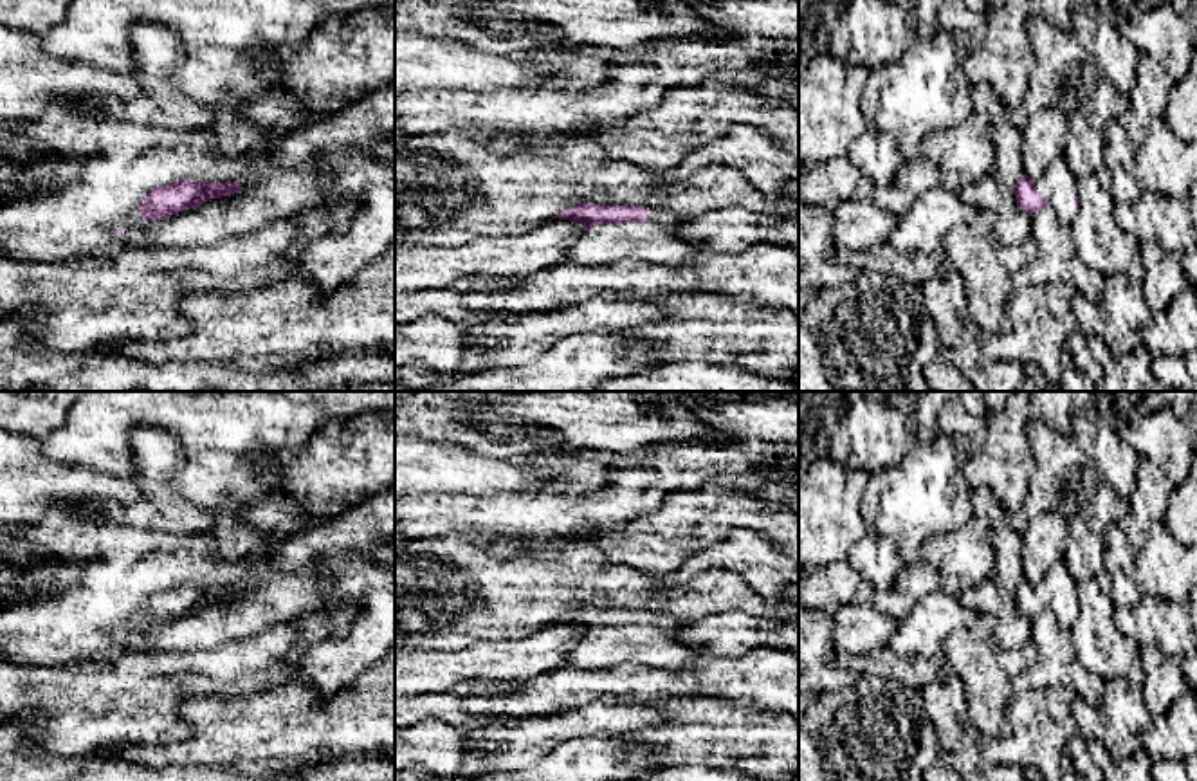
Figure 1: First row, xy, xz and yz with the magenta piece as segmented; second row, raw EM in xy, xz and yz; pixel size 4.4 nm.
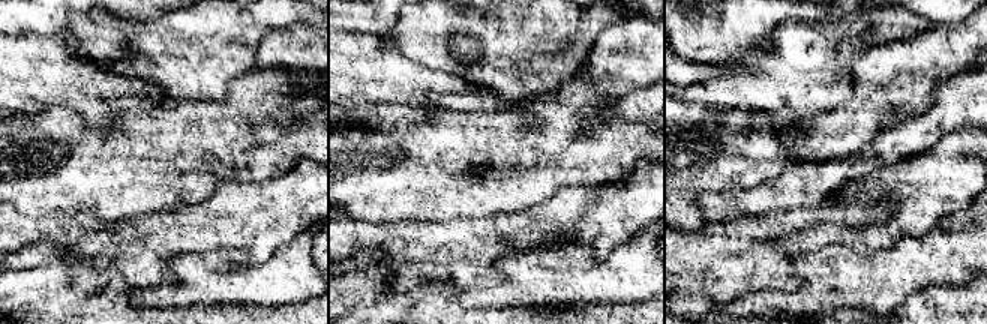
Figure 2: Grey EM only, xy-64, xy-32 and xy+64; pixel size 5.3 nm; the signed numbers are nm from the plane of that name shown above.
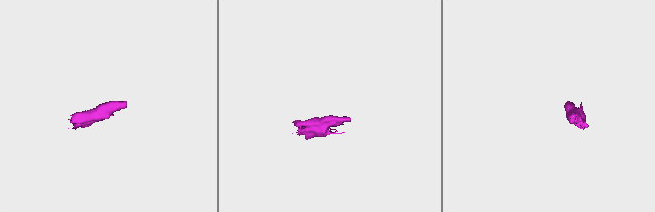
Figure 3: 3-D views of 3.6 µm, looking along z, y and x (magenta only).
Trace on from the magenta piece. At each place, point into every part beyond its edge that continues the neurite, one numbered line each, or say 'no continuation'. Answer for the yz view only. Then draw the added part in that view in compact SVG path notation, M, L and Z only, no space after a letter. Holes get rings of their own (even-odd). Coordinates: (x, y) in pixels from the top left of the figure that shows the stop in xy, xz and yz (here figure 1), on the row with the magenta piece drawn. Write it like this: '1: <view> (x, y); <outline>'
1: yz (1059, 184); M1065 155L1053 159L1035 182L1037 191L1049 202L1062 225L1069 227L1074 218L1078 177L1067 164Z

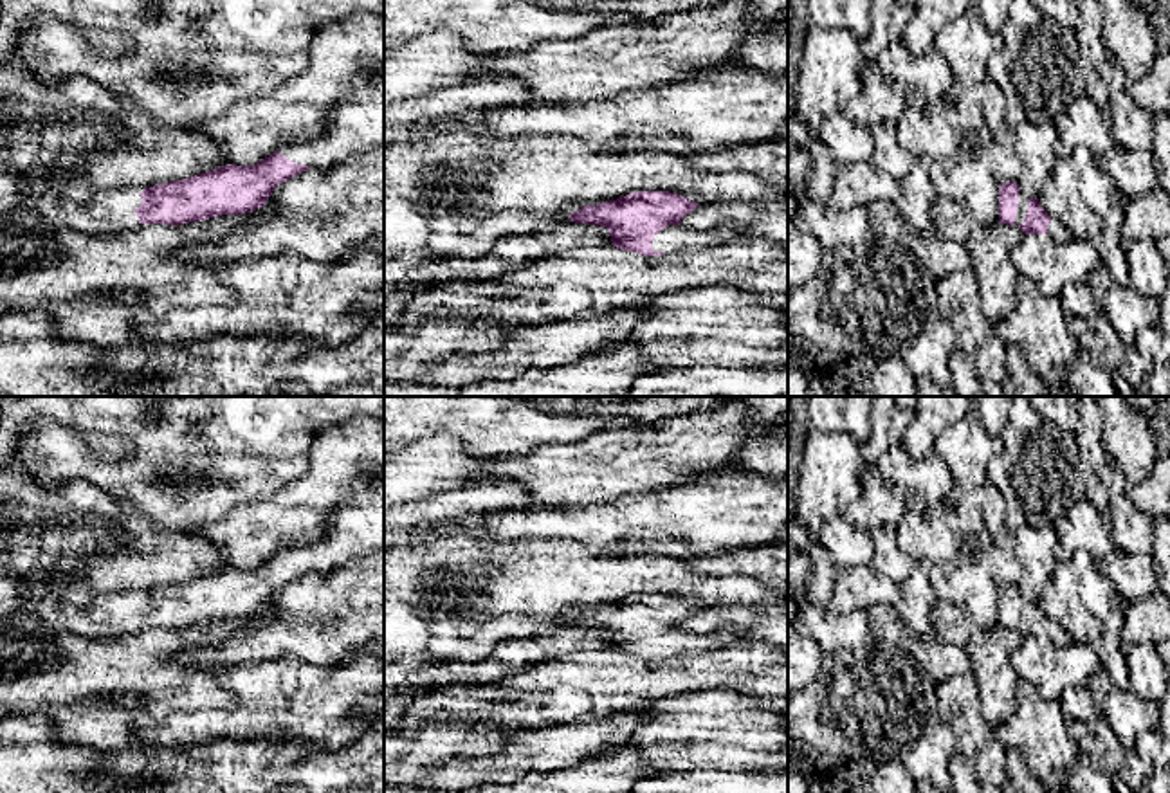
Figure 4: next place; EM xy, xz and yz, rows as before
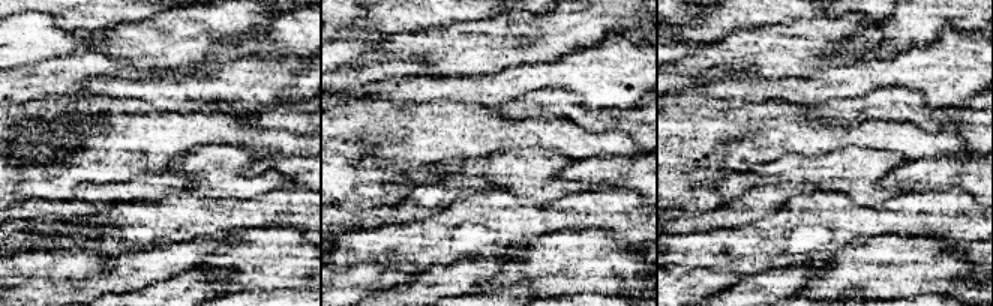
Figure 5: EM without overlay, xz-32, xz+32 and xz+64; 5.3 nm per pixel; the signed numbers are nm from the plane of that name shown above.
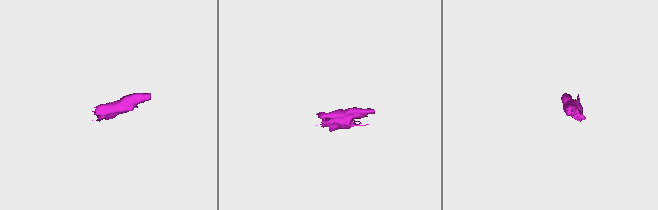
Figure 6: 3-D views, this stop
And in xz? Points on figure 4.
1: xz (671, 238); M671 223L654 234L653 251L669 254L681 249L707 249L734 238L739 238L734 229L694 231Z

